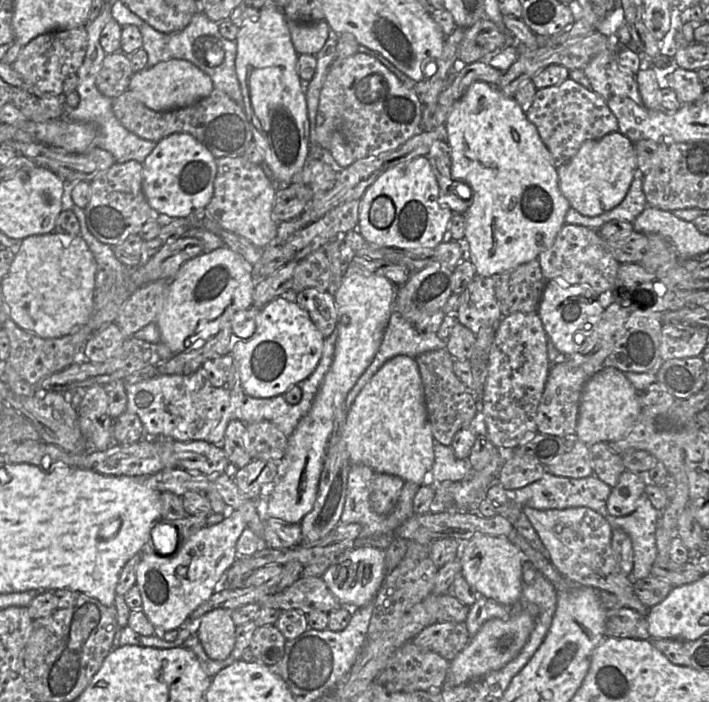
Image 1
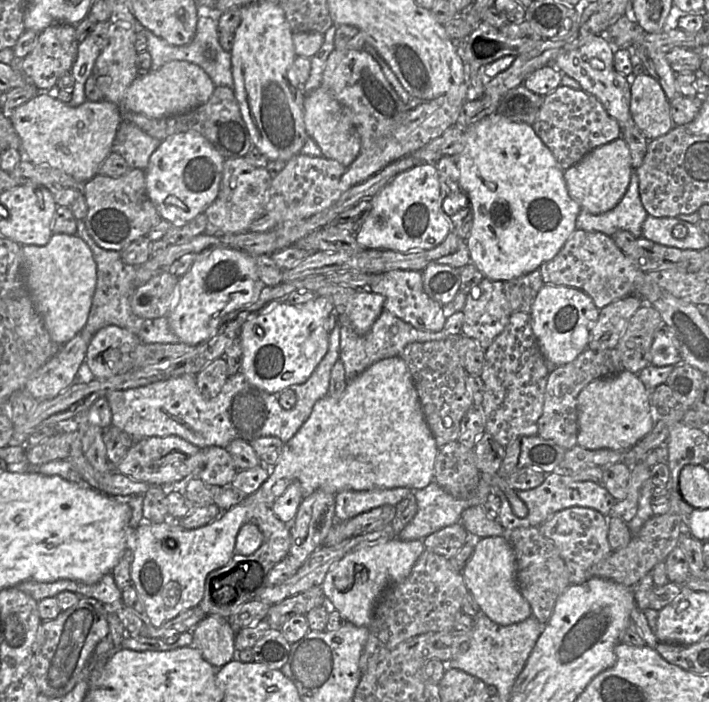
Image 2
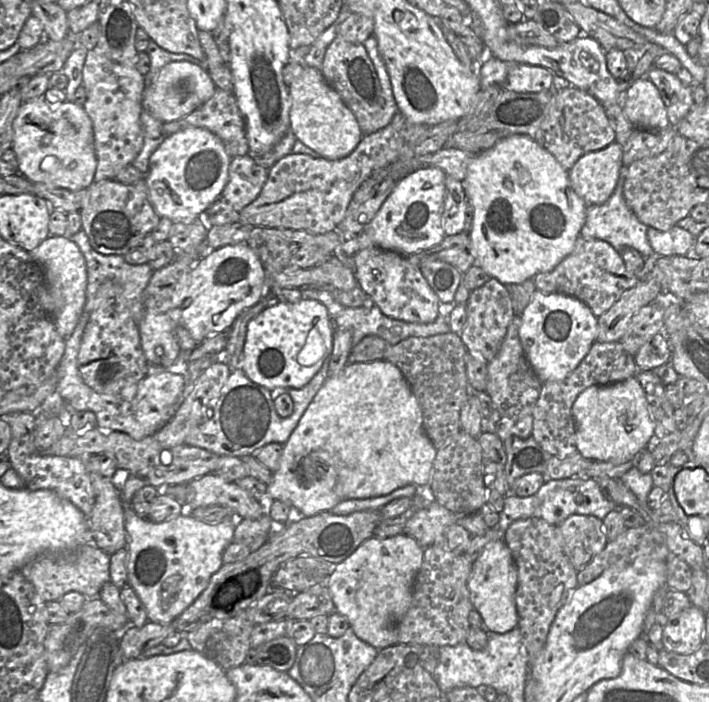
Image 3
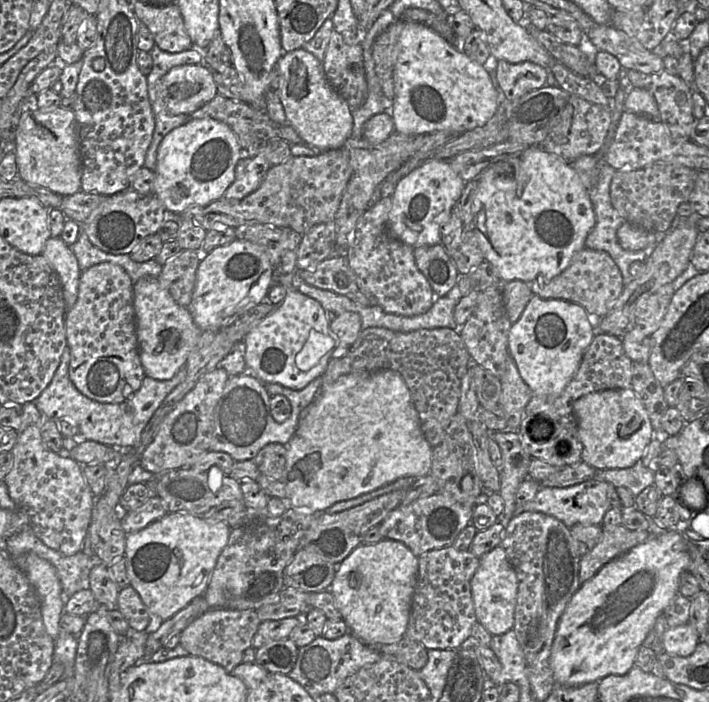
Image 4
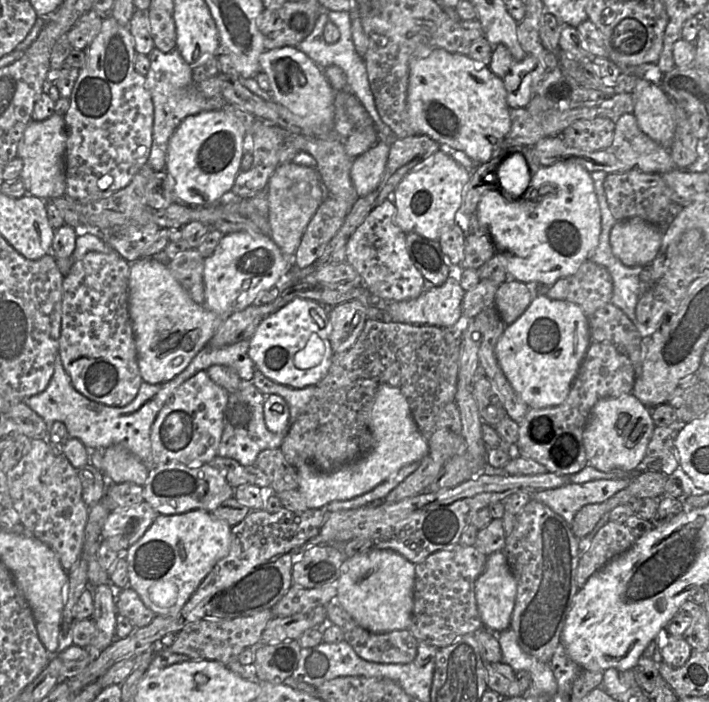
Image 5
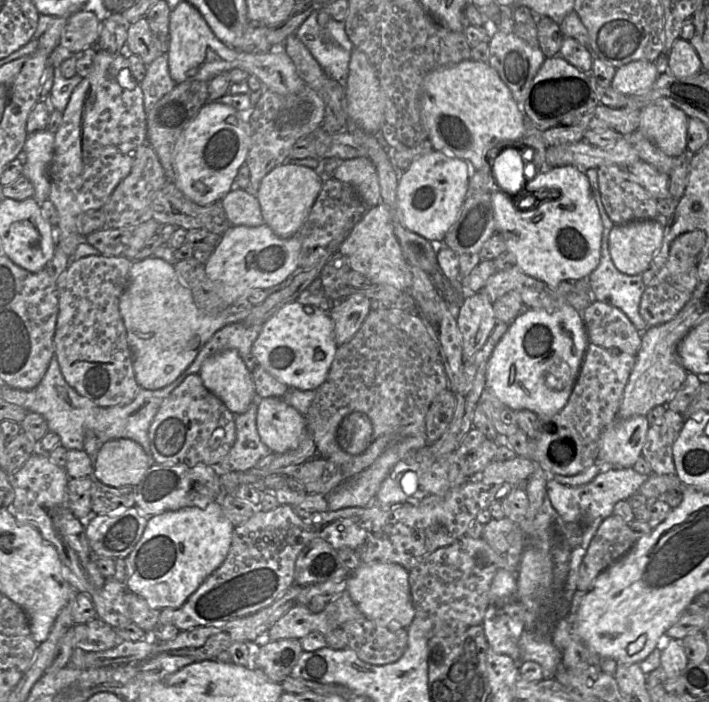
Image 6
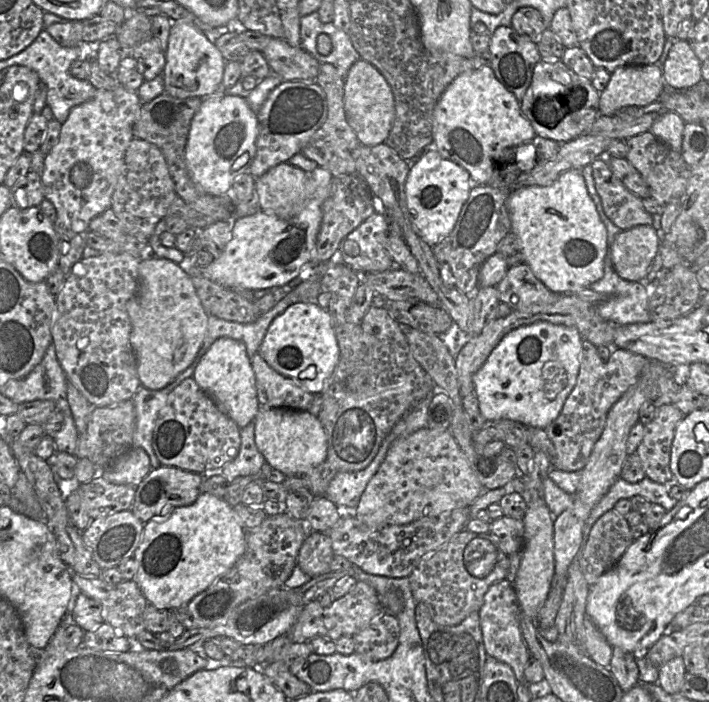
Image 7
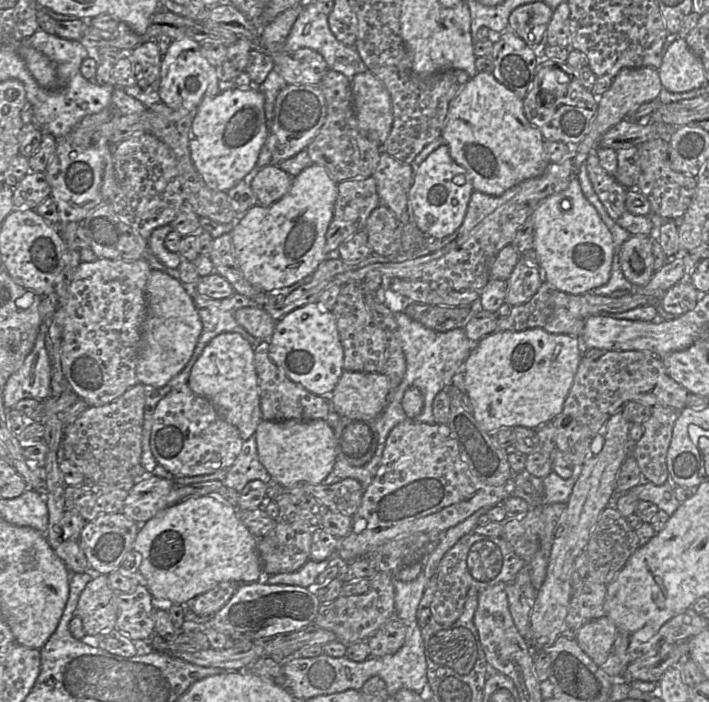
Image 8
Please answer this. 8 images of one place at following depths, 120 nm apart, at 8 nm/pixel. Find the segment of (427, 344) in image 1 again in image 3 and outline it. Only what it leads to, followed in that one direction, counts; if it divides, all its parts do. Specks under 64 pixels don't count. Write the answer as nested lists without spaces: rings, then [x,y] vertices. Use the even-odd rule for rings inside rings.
[[[299,288],[303,298],[315,299],[323,303],[328,310],[330,318],[333,317],[337,321],[339,329],[349,329],[352,331],[352,344],[356,346],[365,336],[376,335],[395,345],[408,337],[429,337],[437,334],[445,334],[451,331],[449,326],[449,317],[438,315],[436,320],[431,323],[412,323],[391,318],[385,315],[381,309],[374,304],[372,308],[346,307],[336,301],[331,291],[317,288]]]

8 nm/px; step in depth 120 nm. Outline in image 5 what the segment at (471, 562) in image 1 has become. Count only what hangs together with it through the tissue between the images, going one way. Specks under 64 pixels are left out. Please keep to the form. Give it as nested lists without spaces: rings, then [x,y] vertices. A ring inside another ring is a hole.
[[[503,551],[487,556],[483,572],[475,582],[477,609],[483,626],[502,632],[511,625],[517,583]]]

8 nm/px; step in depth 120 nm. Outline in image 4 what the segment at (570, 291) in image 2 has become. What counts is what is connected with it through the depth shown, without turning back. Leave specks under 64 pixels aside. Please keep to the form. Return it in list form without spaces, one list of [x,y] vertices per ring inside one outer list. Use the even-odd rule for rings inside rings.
[[[533,295],[519,320],[512,324],[508,336],[509,355],[534,396],[558,396],[576,374],[583,355],[597,334],[600,319],[593,319],[579,304],[560,299],[541,299]]]

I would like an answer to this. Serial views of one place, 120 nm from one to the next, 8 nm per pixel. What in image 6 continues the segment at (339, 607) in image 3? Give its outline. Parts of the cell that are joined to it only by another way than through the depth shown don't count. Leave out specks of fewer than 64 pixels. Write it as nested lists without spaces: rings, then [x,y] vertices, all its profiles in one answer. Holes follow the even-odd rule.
[[[373,561],[361,563],[346,578],[346,591],[366,619],[379,626],[399,625],[407,629],[415,610],[409,587],[409,571],[399,564]]]

